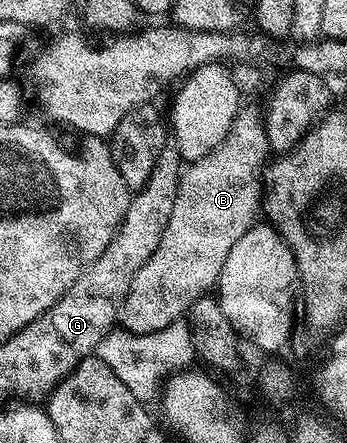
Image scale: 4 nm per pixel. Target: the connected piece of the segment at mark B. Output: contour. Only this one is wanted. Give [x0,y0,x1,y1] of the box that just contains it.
[121,107,272,333]

